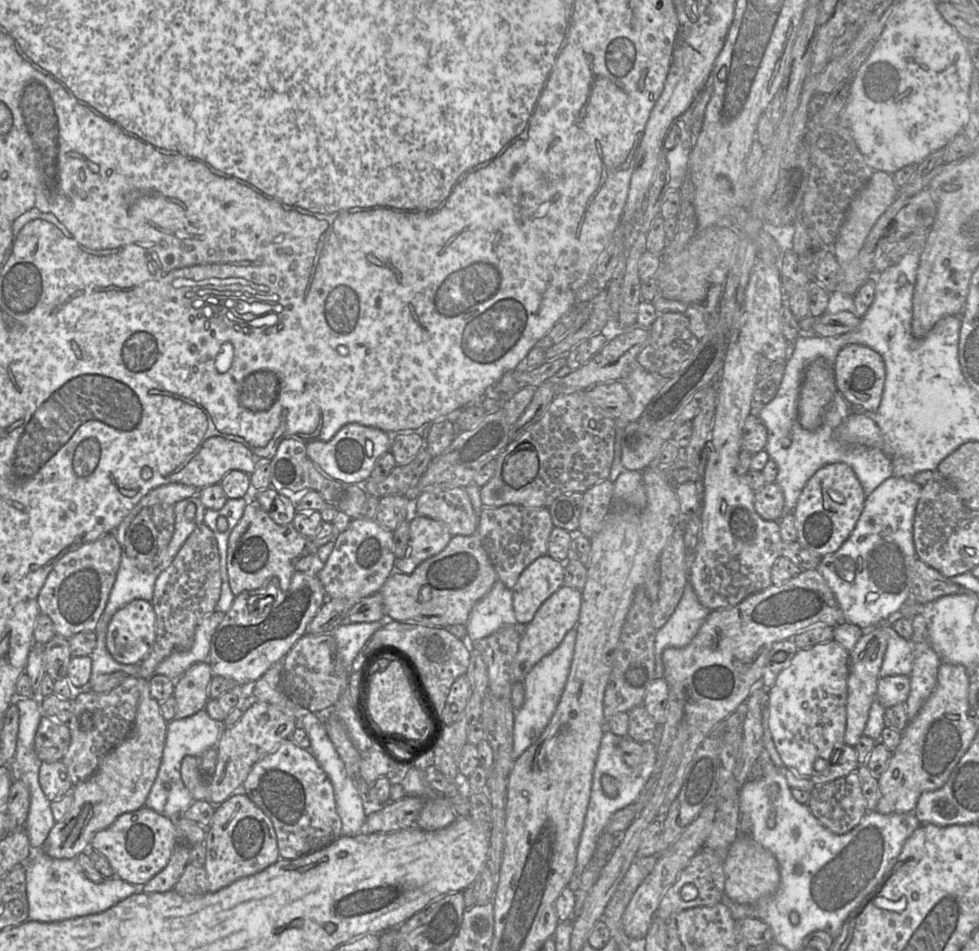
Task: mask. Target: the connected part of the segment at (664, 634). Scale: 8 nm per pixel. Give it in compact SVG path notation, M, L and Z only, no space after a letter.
M690 582L684 587L683 595L674 612L655 636L655 678L663 678L662 653L668 647L687 646L699 631L711 611L703 606Z

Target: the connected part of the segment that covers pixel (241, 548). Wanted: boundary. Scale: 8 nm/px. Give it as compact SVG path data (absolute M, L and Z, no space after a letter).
M250 499L228 541L226 566L231 591L238 596L243 591L268 585L272 578L277 578L280 588L287 591L293 574L307 572L311 567L312 557L317 552L318 548L311 538L300 534L292 523L287 525L275 523L258 502Z

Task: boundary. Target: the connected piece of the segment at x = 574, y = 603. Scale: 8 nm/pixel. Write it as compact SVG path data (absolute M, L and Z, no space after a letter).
M564 584L543 602L536 611L533 619L526 624L521 635L518 651L511 665L513 682L524 681L528 672L543 657L557 648L566 633L577 625L581 601L581 590Z

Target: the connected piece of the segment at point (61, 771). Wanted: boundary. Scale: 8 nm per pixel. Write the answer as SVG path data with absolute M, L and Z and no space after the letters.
M62 761L42 762L39 782L43 793L50 802L69 794L73 789L68 769Z

